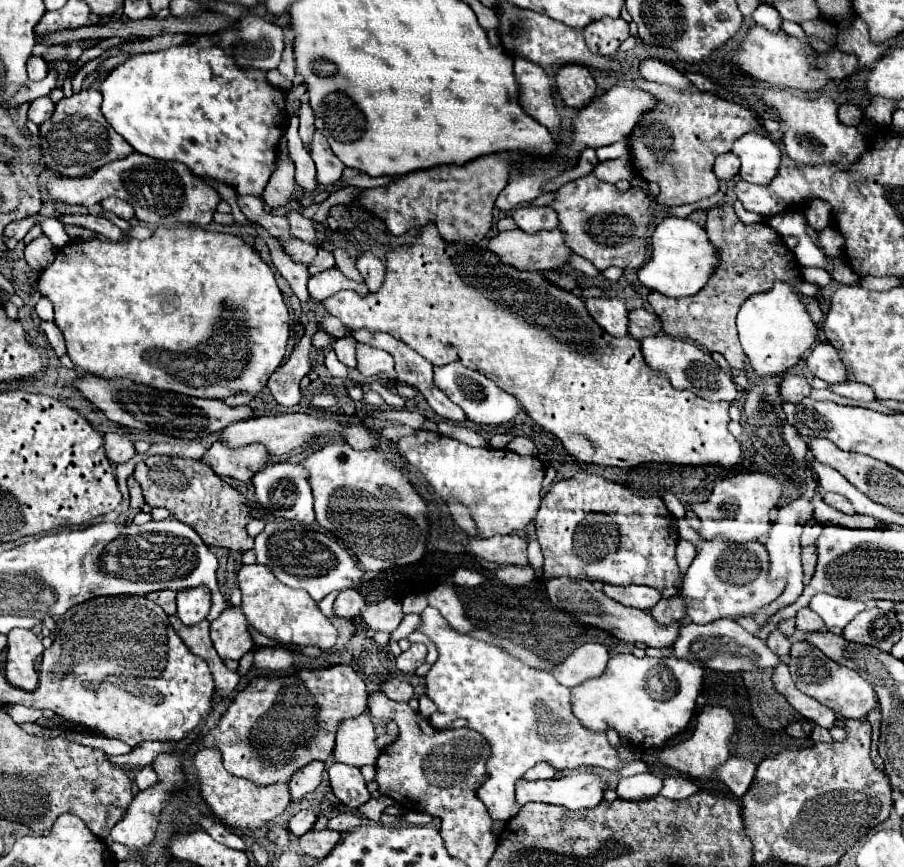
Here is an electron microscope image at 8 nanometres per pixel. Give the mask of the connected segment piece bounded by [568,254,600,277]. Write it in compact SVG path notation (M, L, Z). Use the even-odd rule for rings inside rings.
M572 254L568 259L568 263L572 268L589 277L596 277L600 273L590 261L577 254Z

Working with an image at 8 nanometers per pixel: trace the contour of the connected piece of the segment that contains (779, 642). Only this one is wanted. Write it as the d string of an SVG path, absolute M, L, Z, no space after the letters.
M772 631L772 633L768 635L768 639L766 639L766 645L768 645L774 653L778 653L782 659L786 659L786 657L790 655L792 641L790 641L786 635L782 635L780 631Z

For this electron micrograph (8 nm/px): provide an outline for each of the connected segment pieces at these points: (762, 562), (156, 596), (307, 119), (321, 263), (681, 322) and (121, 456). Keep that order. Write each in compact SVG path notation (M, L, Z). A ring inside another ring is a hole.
M684 519L678 521L678 533L682 539L692 541L698 549L680 589L686 599L686 617L692 623L710 623L720 617L736 619L740 615L752 615L782 593L782 581L768 581L768 553L758 541L732 543L718 537L704 541L694 529L686 525Z
M164 589L164 591L156 591L156 593L148 593L146 597L148 597L150 601L154 601L156 605L160 605L160 607L166 611L166 615L175 616L177 614L176 595L178 595L178 591Z
M306 99L300 105L300 139L304 143L304 147L310 151L310 139L314 135L314 115L310 105L306 103Z
M321 247L318 248L317 256L308 268L310 276L335 267L335 258L332 252Z
M732 203L710 209L704 229L720 257L720 265L712 271L706 287L702 287L702 291L698 291L696 295L682 299L664 297L652 291L648 295L648 303L662 319L664 333L696 341L710 353L712 351L722 353L730 367L734 369L748 369L746 353L742 351L742 345L736 335L736 313L740 305L750 295L770 291L770 287L774 287L776 281L784 281L790 287L800 287L802 271L794 253L784 245L782 237L770 225L740 223L738 217L734 215Z
M106 433L104 435L104 447L106 447L106 455L112 463L126 463L136 453L134 445L118 433Z

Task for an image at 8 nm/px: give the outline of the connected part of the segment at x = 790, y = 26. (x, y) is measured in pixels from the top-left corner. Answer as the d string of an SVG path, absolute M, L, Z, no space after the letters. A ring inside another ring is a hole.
M782 21L782 31L786 31L788 35L792 35L792 37L800 39L800 41L802 41L806 47L810 47L808 37L806 37L806 33L802 31L802 27L800 27L798 23L792 23L792 21Z

